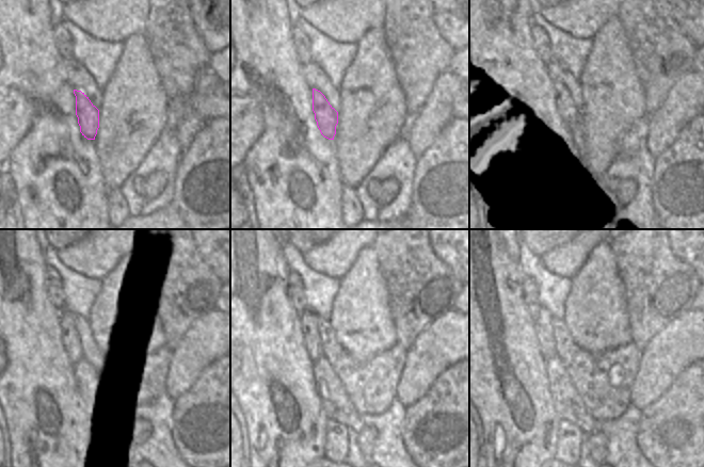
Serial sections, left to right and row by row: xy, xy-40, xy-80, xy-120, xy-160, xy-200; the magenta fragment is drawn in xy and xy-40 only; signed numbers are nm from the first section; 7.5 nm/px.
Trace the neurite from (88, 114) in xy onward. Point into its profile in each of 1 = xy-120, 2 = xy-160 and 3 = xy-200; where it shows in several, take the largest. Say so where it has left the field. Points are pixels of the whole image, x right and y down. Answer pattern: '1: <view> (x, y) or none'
1: xy-120 (70, 338)
2: xy-160 (307, 319)
3: xy-200 (544, 320)

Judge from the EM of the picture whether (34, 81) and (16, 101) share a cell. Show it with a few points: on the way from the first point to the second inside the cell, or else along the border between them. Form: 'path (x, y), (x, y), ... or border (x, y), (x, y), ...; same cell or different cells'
border (11, 87), (20, 91), (32, 102), (32, 116); different cells

